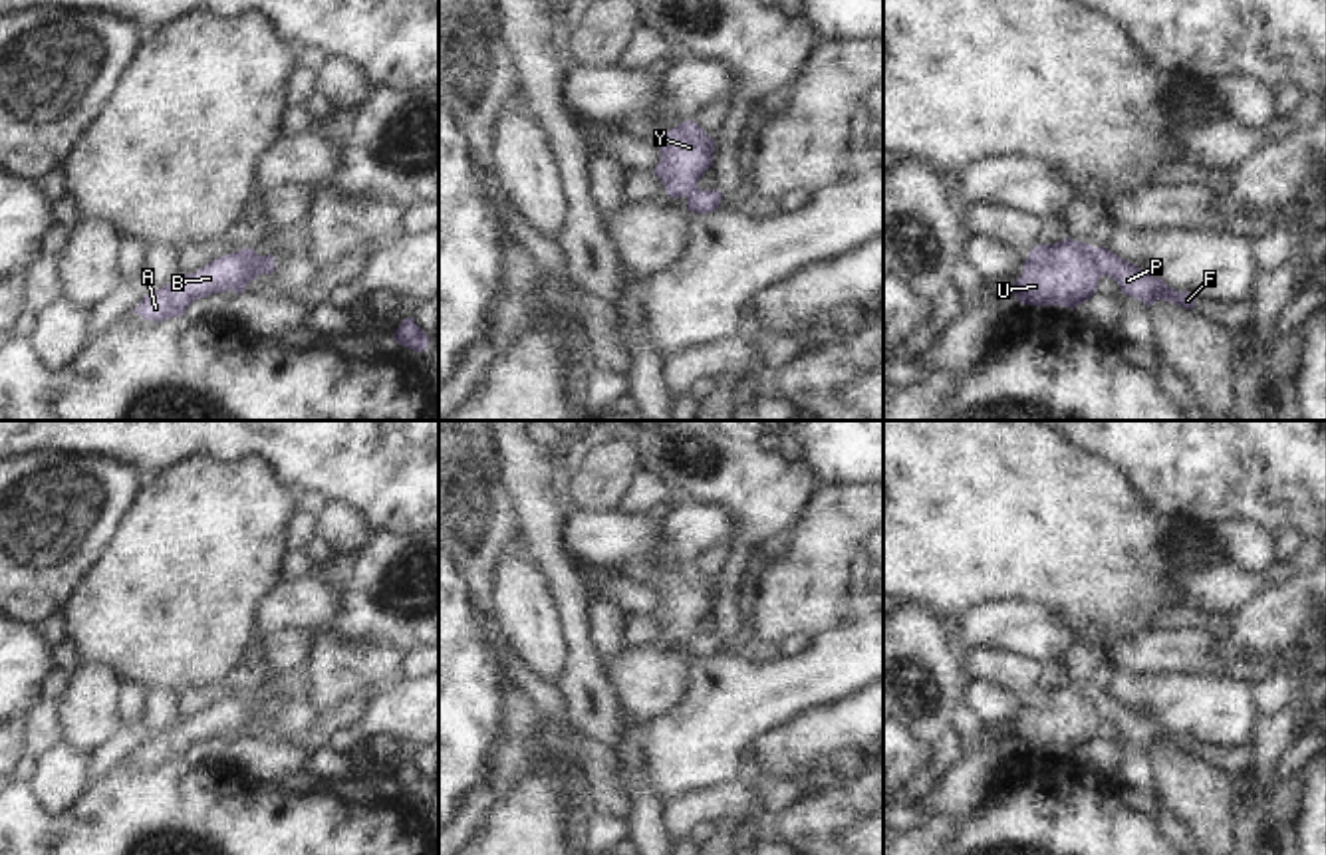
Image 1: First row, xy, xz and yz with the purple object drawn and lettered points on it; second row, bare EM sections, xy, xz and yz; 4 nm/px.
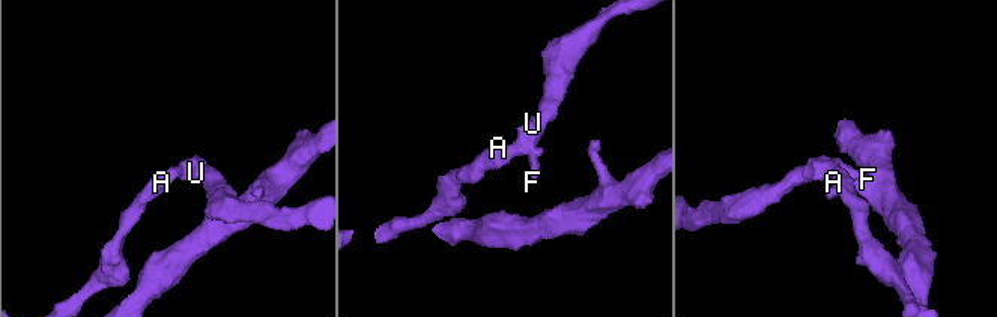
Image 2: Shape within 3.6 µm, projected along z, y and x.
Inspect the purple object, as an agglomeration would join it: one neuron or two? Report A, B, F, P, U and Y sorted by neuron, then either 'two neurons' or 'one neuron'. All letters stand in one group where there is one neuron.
A B U Y / F P | two neurons

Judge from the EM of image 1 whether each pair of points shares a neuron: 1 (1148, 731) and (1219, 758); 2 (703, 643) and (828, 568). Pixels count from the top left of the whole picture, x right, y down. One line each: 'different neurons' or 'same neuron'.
1: same neuron
2: different neurons

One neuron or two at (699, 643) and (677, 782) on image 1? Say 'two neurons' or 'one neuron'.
two neurons

